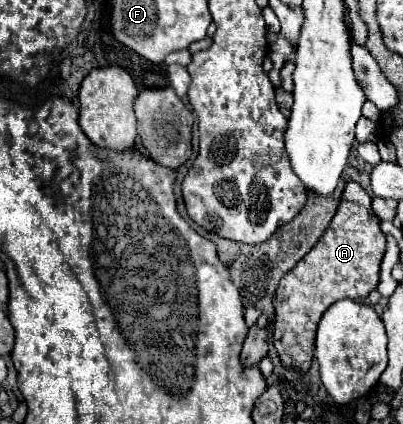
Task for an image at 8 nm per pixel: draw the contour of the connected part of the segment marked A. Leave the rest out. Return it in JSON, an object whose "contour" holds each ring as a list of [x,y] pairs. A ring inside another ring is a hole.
{"contour":[[[347,183],[337,215],[325,235],[289,273],[285,273],[275,291],[273,345],[285,367],[295,367],[303,373],[309,371],[317,323],[329,305],[345,297],[365,303],[367,295],[379,283],[379,265],[385,253],[385,243],[387,239],[379,229],[379,219],[371,211],[371,197],[359,183]]]}

